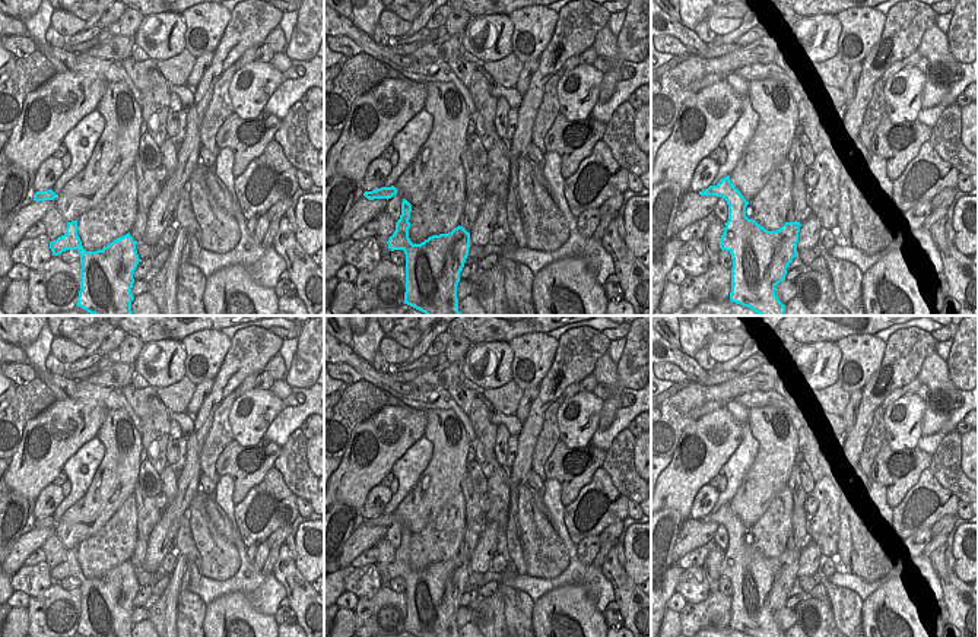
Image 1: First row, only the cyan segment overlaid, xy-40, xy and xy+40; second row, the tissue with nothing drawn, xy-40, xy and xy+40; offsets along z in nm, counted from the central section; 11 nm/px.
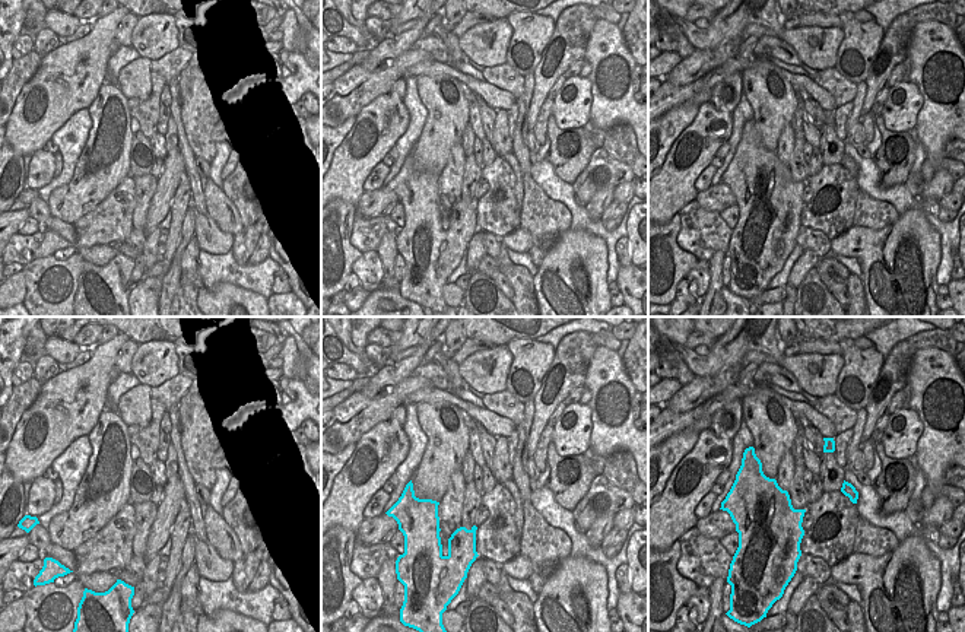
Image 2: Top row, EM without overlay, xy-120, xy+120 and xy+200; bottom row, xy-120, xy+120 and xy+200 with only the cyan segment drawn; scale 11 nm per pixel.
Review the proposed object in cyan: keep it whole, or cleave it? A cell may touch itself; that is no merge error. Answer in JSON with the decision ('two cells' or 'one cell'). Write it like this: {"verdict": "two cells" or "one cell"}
{"verdict": "one cell"}

